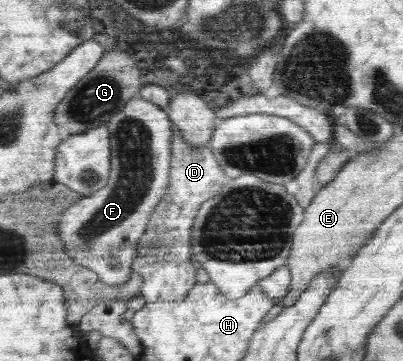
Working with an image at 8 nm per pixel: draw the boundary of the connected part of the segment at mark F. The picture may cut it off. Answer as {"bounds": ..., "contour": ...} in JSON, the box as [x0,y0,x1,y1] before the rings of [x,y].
{"bounds":[58,96,174,286],"contour":[[[135,96],[128,100],[106,125],[110,127],[111,146],[115,146],[115,170],[111,170],[111,180],[108,180],[98,193],[90,197],[84,196],[82,201],[71,206],[63,214],[61,226],[58,228],[73,259],[93,269],[105,284],[119,286],[130,280],[139,240],[142,240],[154,210],[165,196],[169,170],[172,169],[174,124],[165,109],[147,99]]]}

